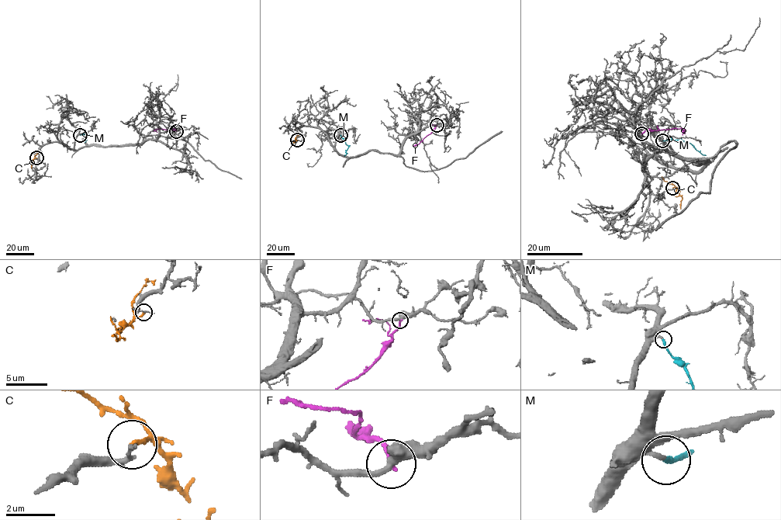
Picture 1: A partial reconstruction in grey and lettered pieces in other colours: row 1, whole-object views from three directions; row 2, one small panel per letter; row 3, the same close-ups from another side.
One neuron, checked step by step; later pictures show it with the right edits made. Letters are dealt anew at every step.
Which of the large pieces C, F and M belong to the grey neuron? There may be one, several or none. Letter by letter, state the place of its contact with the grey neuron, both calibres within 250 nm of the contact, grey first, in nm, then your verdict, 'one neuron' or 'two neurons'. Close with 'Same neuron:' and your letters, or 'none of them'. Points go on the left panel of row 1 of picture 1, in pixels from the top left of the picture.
C: meets grey at (36, 157); 160 nm thick on the grey side, 190 nm on the other; two neurons
F: meets grey at (176, 131); 340 nm thick on the grey side, 190 nm on the other; two neurons
M: meets grey at (80, 135); 190 nm thick on the grey side, 200 nm on the other; one neuron
Same neuron: M

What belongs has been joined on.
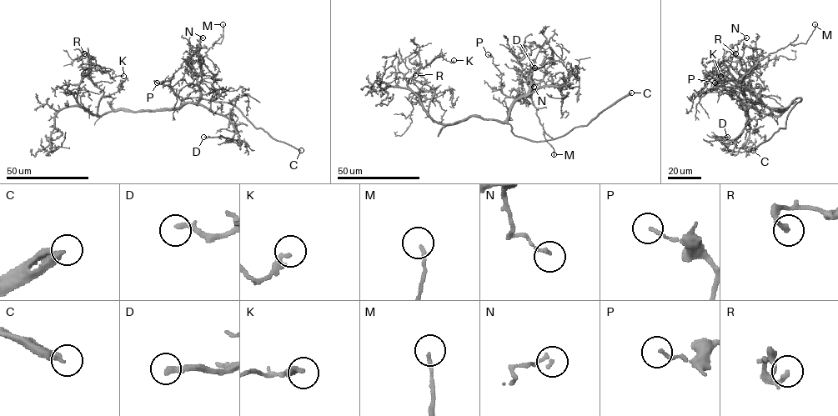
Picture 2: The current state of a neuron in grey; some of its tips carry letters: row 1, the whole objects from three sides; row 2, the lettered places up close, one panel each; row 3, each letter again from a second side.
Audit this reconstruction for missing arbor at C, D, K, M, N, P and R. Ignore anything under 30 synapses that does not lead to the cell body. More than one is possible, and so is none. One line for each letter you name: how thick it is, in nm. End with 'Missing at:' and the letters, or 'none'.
C: calibre 320 nm
D: calibre 280 nm
Missing at: C, D

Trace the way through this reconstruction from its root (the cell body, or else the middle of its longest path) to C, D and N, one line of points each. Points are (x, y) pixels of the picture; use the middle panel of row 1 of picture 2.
C: (480, 116), (508, 122), (517, 136), (536, 141), (553, 139), (575, 127), (588, 124), (603, 111), (631, 92)
D: (480, 116), (504, 122), (519, 97), (543, 87), (561, 87), (569, 80), (559, 62), (534, 67)
N: (480, 116), (504, 122), (509, 108), (528, 92), (528, 80), (534, 84), (529, 76), (534, 87)

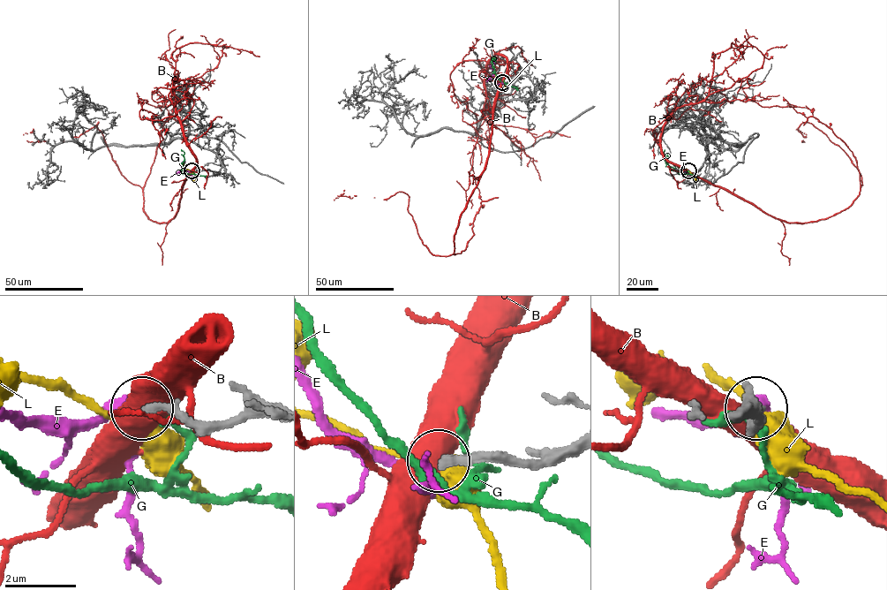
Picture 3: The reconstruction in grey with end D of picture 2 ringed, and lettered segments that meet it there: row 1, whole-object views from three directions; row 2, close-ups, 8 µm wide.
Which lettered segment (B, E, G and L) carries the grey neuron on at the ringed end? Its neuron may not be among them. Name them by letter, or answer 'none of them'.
E

